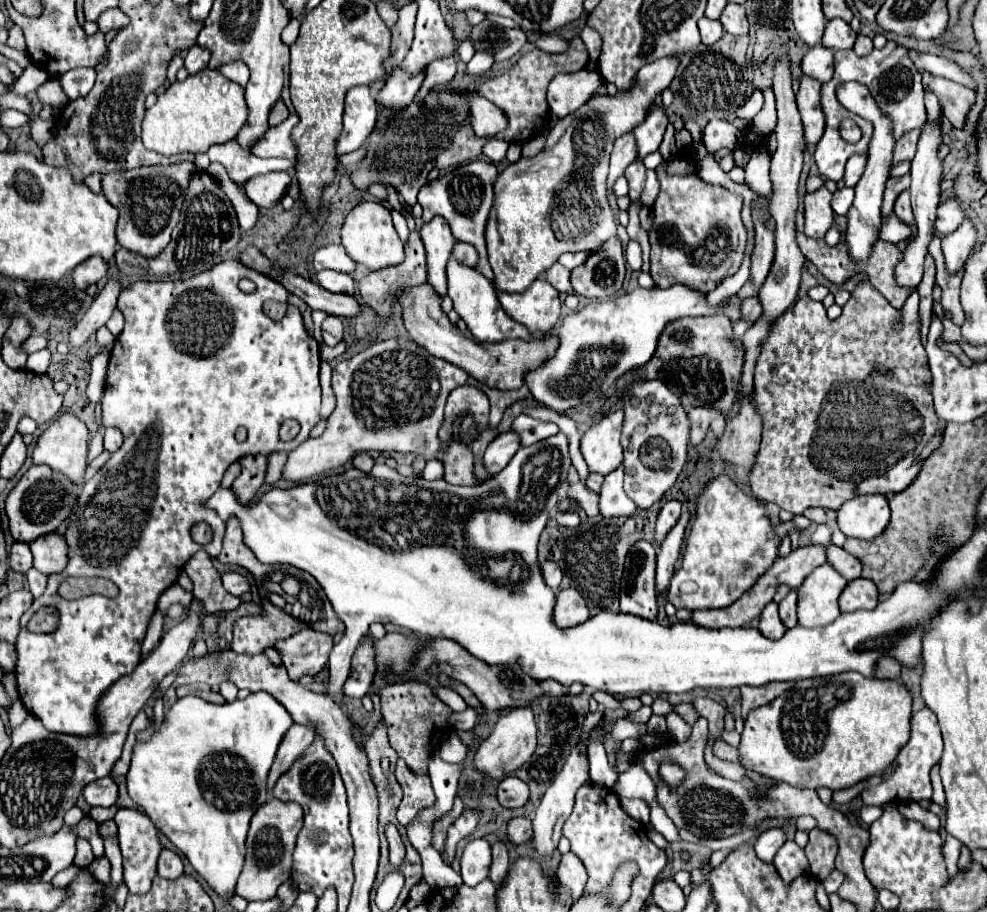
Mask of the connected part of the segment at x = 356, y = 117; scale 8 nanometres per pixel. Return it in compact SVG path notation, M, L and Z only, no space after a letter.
M369 86L351 88L345 96L343 132L337 140L337 154L347 154L363 146L371 128L375 128L377 104L371 96Z

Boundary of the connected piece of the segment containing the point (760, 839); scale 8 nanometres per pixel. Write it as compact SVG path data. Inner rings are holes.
M769 828L769 830L761 832L755 840L757 858L761 858L763 862L773 862L773 856L785 844L785 840L787 840L787 836L781 828Z

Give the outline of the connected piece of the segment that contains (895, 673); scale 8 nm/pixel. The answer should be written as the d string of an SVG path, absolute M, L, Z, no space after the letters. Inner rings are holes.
M887 656L887 658L879 658L877 660L877 666L875 666L875 676L877 678L891 678L891 680L897 680L901 676L901 664Z

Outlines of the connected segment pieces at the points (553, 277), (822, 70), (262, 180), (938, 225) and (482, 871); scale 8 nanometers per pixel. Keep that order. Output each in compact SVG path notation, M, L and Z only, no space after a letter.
M561 264L551 266L551 270L545 272L545 278L549 280L549 284L551 284L559 294L567 294L567 292L571 292L569 270L565 270Z
M821 44L809 48L809 52L805 54L805 58L801 62L803 74L811 76L811 78L819 78L819 82L829 82L833 78L833 70L835 70L833 54L835 54L833 50L827 50Z
M287 172L259 174L245 182L245 194L259 208L271 208L281 200L289 182L291 182L291 178Z
M949 198L945 202L939 204L937 208L937 222L935 222L935 230L945 234L951 234L951 230L957 230L957 226L963 222L963 210L957 198Z
M483 838L471 840L461 856L461 878L467 886L477 886L489 876L491 866L491 844Z

